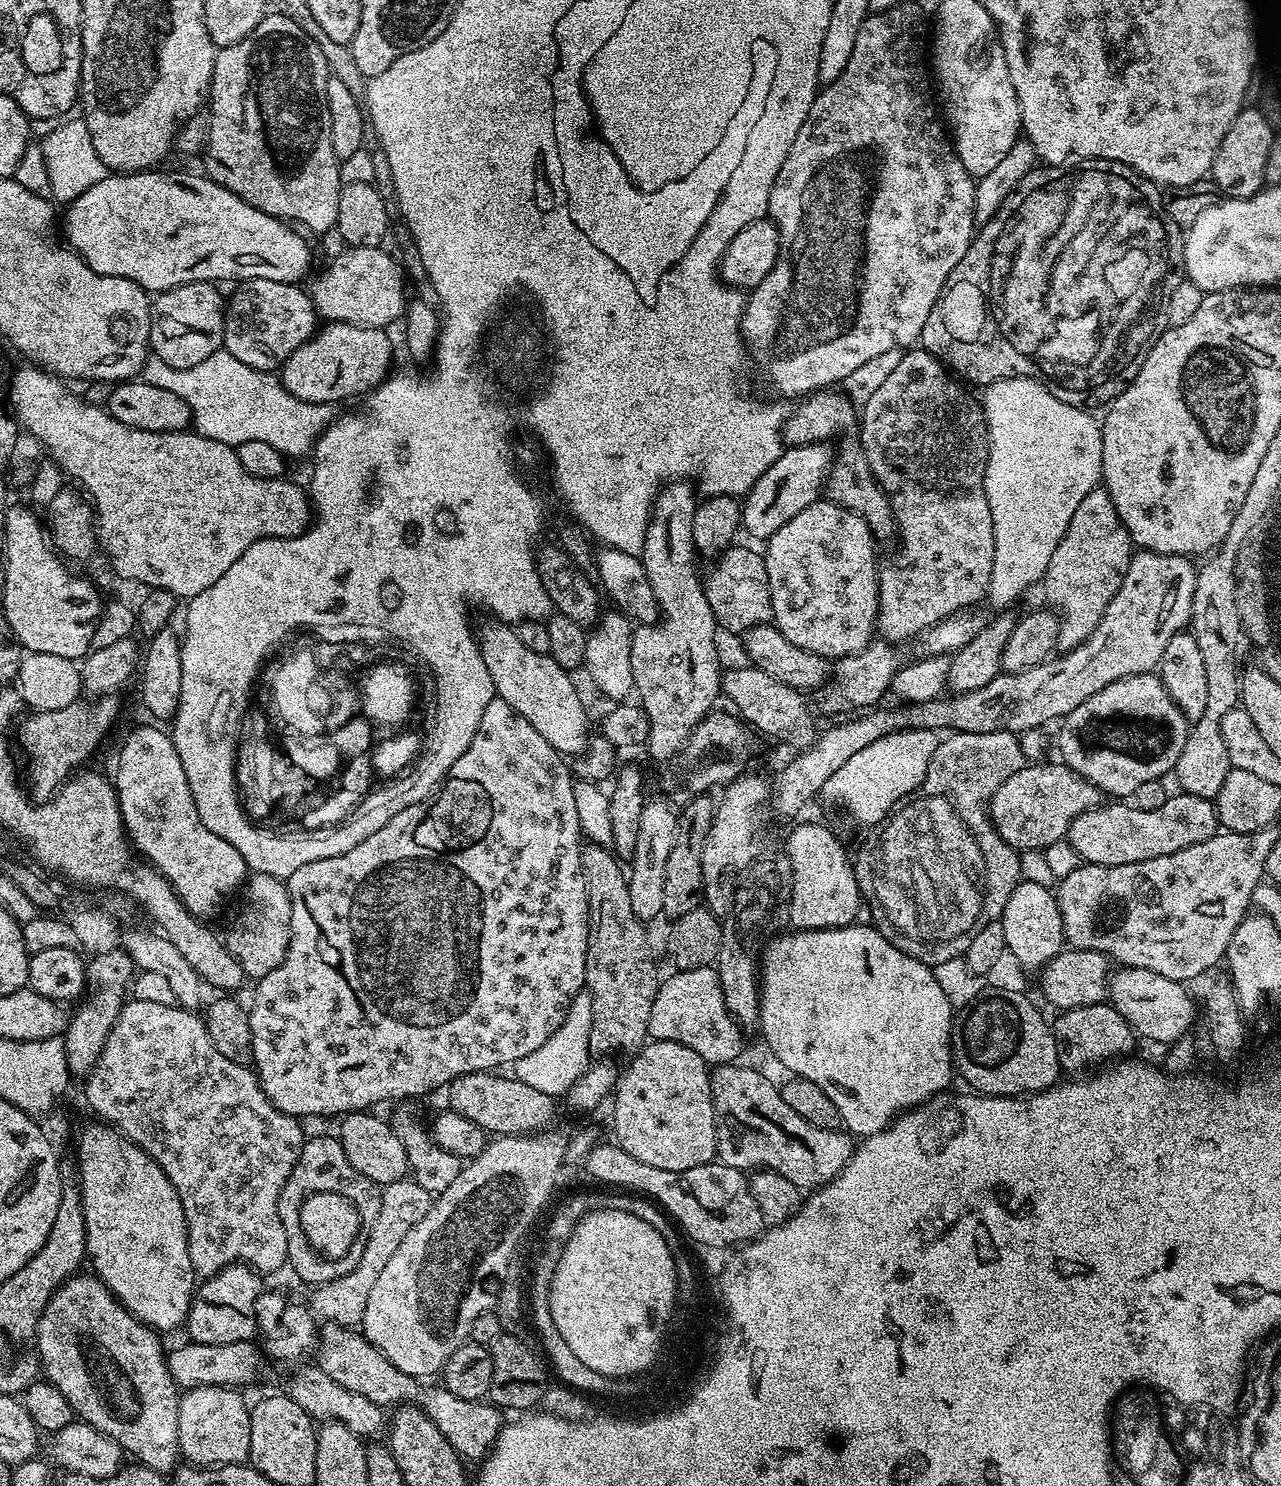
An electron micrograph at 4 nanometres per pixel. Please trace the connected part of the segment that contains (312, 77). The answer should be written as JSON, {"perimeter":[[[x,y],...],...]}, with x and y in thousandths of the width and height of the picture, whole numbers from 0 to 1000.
{"perimeter":[[[207,9],[205,15],[201,15],[201,17],[198,17],[198,20],[195,20],[195,23],[189,26],[189,28],[183,28],[183,31],[171,33],[167,39],[165,57],[162,59],[164,69],[161,73],[161,76],[162,75],[162,78],[161,77],[162,85],[161,103],[162,102],[162,106],[159,108],[158,115],[162,120],[186,131],[186,133],[195,136],[195,139],[205,141],[209,145],[216,145],[218,148],[227,149],[235,154],[241,153],[244,156],[257,155],[258,157],[262,154],[264,147],[264,133],[267,123],[265,121],[266,108],[261,104],[261,98],[258,98],[258,71],[254,71],[254,58],[257,53],[258,49],[254,39],[252,38],[247,28],[245,28],[245,26],[242,26],[242,24],[239,23],[232,15],[218,9]]]}

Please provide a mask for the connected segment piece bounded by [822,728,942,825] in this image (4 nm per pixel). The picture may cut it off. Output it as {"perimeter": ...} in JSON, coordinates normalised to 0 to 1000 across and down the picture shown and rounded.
{"perimeter":[[[706,490],[702,493],[696,493],[678,502],[673,502],[670,507],[667,507],[662,513],[658,513],[648,524],[645,524],[642,531],[653,541],[657,541],[671,555],[686,555],[705,539],[717,530],[721,525],[723,518],[726,515],[726,510],[729,510],[729,505],[732,505],[735,497],[733,492],[727,490]]]}

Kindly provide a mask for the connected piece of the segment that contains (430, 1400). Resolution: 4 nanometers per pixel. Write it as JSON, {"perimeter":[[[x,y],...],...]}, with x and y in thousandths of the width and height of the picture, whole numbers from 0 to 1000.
{"perimeter":[[[254,890],[248,896],[245,915],[251,922],[254,922],[254,925],[258,925],[258,927],[261,927],[261,930],[264,930],[264,933],[270,933],[270,935],[289,941],[289,943],[298,948],[314,945],[326,945],[363,983],[377,983],[384,976],[384,972],[392,960],[391,948],[378,942],[358,941],[358,938],[351,938],[351,935],[343,931],[329,930],[320,925],[314,925],[314,922],[311,922],[311,919],[308,919],[308,917],[304,917],[304,914],[301,914],[301,911],[294,908],[280,896],[268,891]]]}

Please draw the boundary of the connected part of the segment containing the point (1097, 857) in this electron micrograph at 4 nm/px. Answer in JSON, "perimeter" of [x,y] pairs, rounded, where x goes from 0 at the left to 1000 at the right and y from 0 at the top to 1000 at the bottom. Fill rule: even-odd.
{"perimeter":[[[923,534],[913,535],[912,539],[904,545],[891,545],[881,540],[862,540],[858,544],[852,544],[838,550],[832,563],[835,568],[844,577],[847,581],[859,581],[860,583],[876,583],[882,580],[891,580],[898,577],[904,577],[907,575],[916,575],[930,568],[941,567],[951,559],[949,542],[947,539],[934,536]]]}

